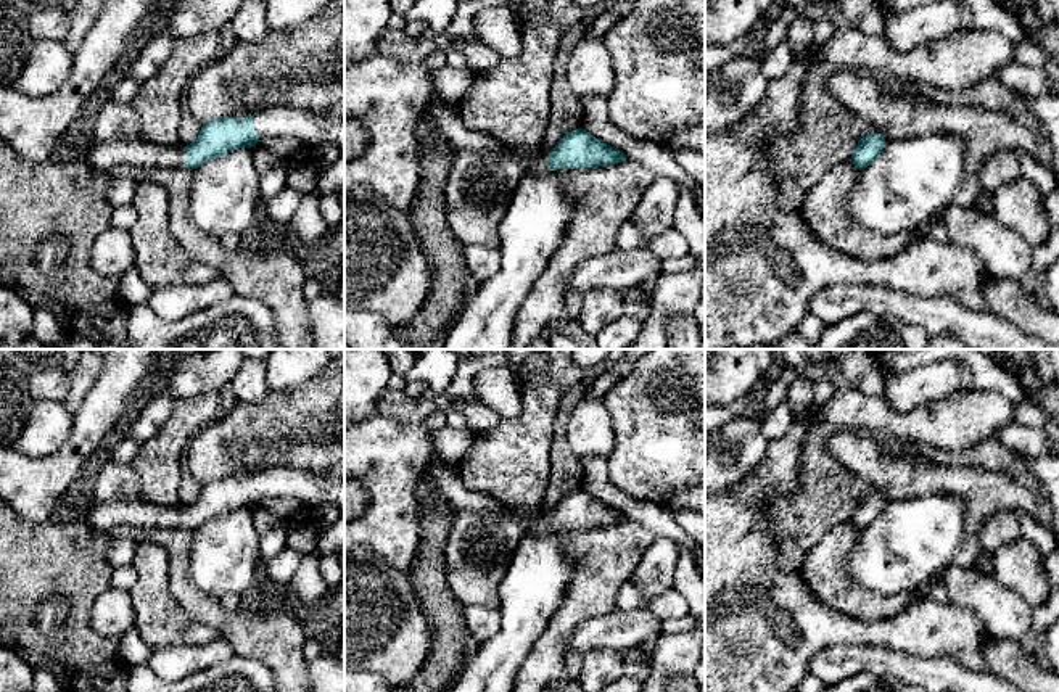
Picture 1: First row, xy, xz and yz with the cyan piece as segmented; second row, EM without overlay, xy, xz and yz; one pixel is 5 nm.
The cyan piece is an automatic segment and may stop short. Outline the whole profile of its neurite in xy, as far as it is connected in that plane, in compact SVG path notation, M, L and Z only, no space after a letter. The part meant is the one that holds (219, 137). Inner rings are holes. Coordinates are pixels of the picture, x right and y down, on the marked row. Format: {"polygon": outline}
{"polygon": "M272 106L243 119L227 116L209 121L203 124L195 142L187 146L156 145L145 140L95 142L87 154L87 163L103 172L116 166L193 171L233 150L251 148L266 137L295 137L304 140L311 148L332 143L344 151L344 119L330 121L315 111Z"}

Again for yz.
{"polygon": "M879 134L863 137L851 153L850 161L861 171L867 167L885 148L885 138Z"}

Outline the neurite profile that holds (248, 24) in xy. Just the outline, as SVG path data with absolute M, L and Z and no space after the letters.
M243 0L230 19L232 31L238 42L254 43L262 40L270 27L266 19L267 0Z

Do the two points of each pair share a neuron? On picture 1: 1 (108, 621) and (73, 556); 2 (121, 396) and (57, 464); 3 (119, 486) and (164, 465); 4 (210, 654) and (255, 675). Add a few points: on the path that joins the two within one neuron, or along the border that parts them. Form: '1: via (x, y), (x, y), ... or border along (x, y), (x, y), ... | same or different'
1: border along (110, 588), (97, 597), (90, 615), (100, 636) | different
2: via (105, 412), (71, 448) | same
3: border along (131, 464), (139, 480), (142, 499) | different
4: border along (234, 654), (192, 675) | different

